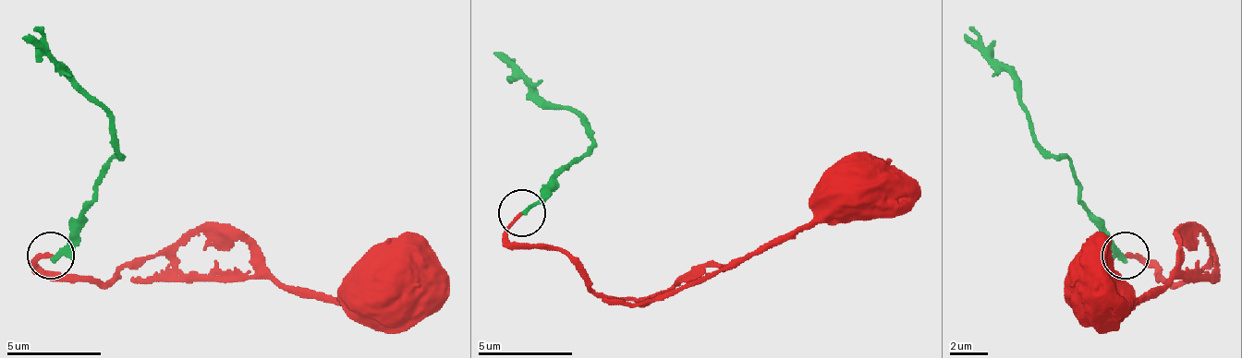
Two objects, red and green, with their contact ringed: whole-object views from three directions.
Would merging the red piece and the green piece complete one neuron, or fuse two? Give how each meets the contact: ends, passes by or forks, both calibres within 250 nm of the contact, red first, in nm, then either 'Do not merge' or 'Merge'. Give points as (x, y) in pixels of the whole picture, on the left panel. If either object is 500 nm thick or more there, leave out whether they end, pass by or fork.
At the ring red ends. At the ring green ends. Thickness 200 nm (red) against 240 nm. Do not merge

